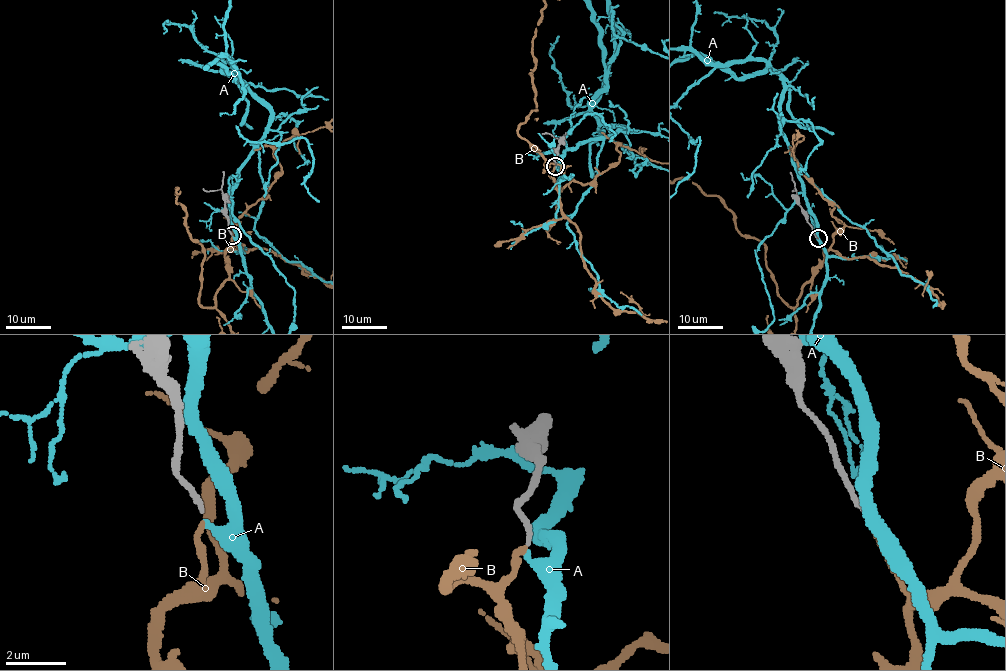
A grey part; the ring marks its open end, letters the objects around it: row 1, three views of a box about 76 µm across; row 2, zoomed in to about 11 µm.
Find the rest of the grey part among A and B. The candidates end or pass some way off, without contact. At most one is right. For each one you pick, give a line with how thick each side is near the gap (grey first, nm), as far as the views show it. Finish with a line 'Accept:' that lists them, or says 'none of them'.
B: 150/170 nm
Accept: B

